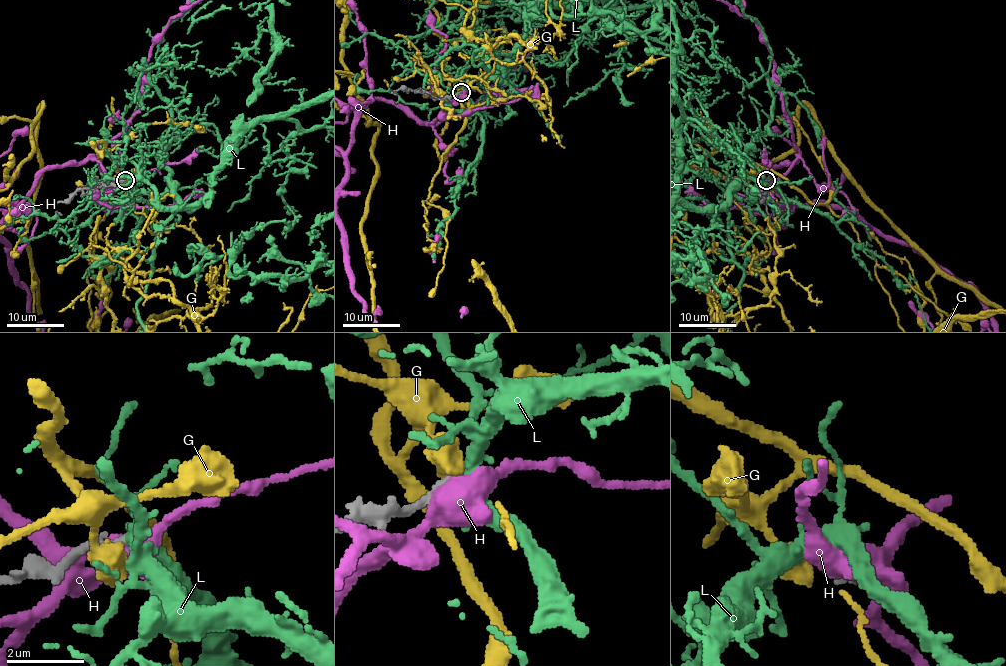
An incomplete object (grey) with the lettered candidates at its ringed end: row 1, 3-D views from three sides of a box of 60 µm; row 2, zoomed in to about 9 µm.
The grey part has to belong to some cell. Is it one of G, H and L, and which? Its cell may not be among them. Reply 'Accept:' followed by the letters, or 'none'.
Accept: L

